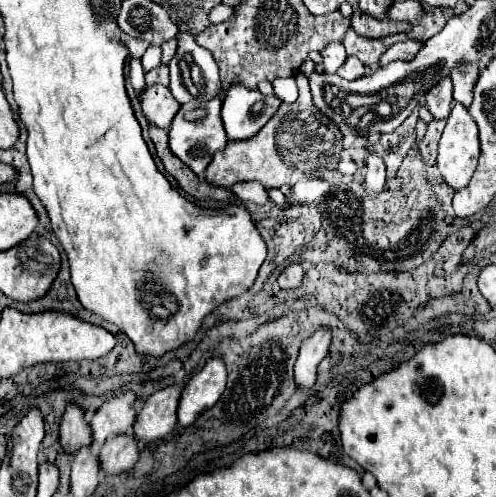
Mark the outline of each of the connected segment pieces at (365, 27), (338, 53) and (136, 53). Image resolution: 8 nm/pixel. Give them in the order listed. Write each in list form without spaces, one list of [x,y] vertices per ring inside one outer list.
[[[356,11],[352,15],[352,29],[366,39],[380,39],[380,37],[388,37],[396,33],[406,33],[410,25],[402,21],[392,21],[392,19],[384,19],[384,21],[374,19],[374,17],[368,17],[366,13]]]
[[[332,43],[322,51],[322,59],[324,59],[324,71],[326,73],[336,73],[336,69],[340,67],[340,63],[346,61],[346,51],[342,43]]]
[[[122,35],[120,39],[122,39],[122,43],[128,47],[130,57],[140,59],[140,57],[144,55],[144,51],[148,49],[148,43],[146,43],[146,41],[142,41],[142,39],[132,39],[132,37],[128,37],[128,35]]]

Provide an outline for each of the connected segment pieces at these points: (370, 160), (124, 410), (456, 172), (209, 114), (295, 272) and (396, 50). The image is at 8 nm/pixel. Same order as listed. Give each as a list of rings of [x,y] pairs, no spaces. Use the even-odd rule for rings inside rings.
[[[366,157],[366,187],[372,193],[380,193],[384,191],[384,183],[386,183],[386,165],[380,157]]]
[[[126,391],[110,397],[90,419],[90,429],[94,437],[94,445],[102,447],[108,437],[130,435],[136,419],[136,395]]]
[[[456,103],[448,121],[446,121],[446,127],[442,131],[442,137],[440,137],[440,143],[438,143],[438,159],[436,159],[436,165],[438,165],[438,171],[444,179],[444,183],[454,189],[454,191],[460,191],[468,185],[468,181],[472,179],[472,173],[476,171],[476,165],[478,165],[478,157],[480,157],[480,139],[478,139],[478,127],[472,119],[472,115],[468,113],[468,109],[462,105],[462,103]]]
[[[214,97],[214,99],[206,101],[204,105],[184,103],[180,107],[178,115],[172,121],[172,127],[170,127],[170,149],[196,175],[202,175],[204,169],[208,167],[208,163],[212,161],[212,155],[216,151],[224,149],[226,143],[228,143],[228,137],[224,133],[224,123],[220,121],[220,105],[222,105],[220,97]]]
[[[296,263],[296,265],[286,267],[286,271],[278,277],[278,285],[282,289],[296,289],[302,285],[302,277],[304,277],[304,269],[300,263]]]
[[[418,41],[396,43],[380,57],[380,65],[390,65],[392,61],[410,61],[412,57],[416,57],[416,53],[420,49],[422,49],[422,43],[418,43]]]

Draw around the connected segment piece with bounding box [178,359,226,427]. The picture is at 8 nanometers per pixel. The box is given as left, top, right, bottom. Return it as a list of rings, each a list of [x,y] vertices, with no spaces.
[[[210,359],[204,369],[182,389],[178,405],[178,425],[190,427],[200,413],[218,403],[226,389],[226,367],[222,359]]]

